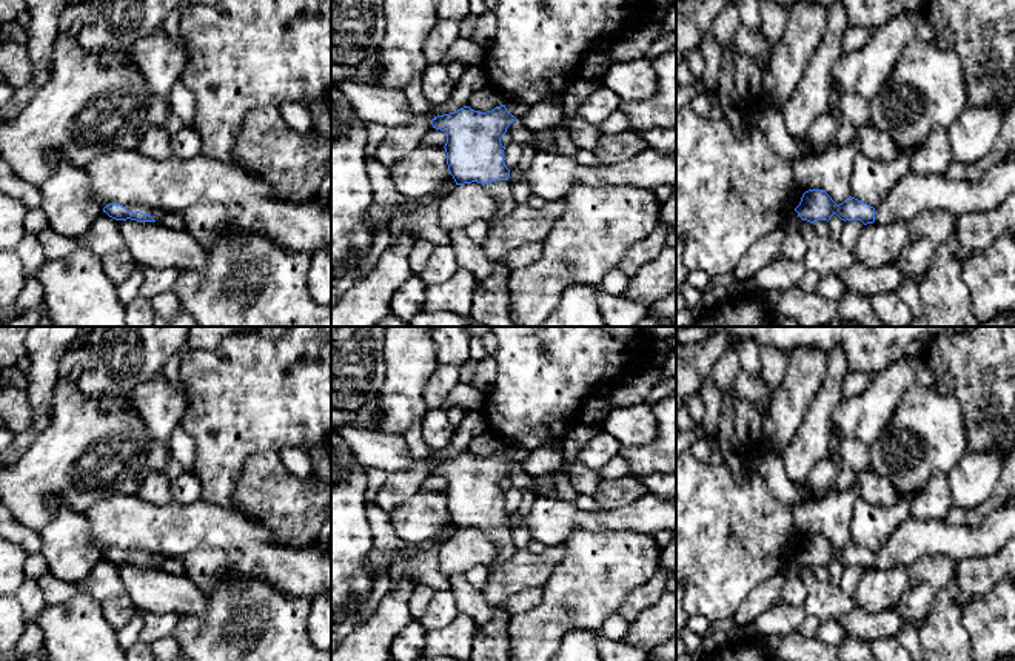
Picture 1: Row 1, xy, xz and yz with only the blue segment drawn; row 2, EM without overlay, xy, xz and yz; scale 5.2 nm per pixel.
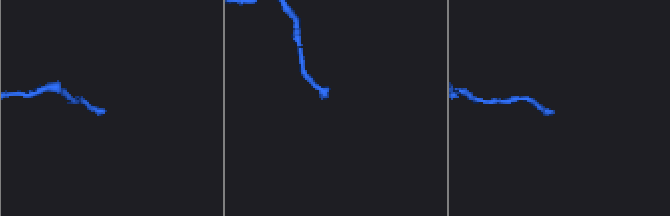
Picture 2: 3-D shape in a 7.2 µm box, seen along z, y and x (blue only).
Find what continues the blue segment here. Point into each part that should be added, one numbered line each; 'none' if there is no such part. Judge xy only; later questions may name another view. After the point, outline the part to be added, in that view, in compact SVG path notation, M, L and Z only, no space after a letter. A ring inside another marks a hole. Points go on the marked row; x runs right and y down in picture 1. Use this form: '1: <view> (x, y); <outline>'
1: xy (156, 213); M132 203L125 206L128 211L136 213L140 211L143 214L149 214L156 222L162 222L163 211L152 205L143 205L143 203Z

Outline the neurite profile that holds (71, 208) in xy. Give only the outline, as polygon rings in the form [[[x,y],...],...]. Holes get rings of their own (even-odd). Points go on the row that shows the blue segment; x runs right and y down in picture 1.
[[[49,153],[46,157],[54,163],[54,173],[39,186],[42,210],[52,230],[77,240],[103,210],[89,191],[85,168],[66,162],[60,153]]]

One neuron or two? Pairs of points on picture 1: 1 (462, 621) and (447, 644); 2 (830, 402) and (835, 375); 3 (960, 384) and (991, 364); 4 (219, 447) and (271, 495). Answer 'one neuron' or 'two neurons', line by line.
1: one neuron
2: one neuron
3: one neuron
4: two neurons

